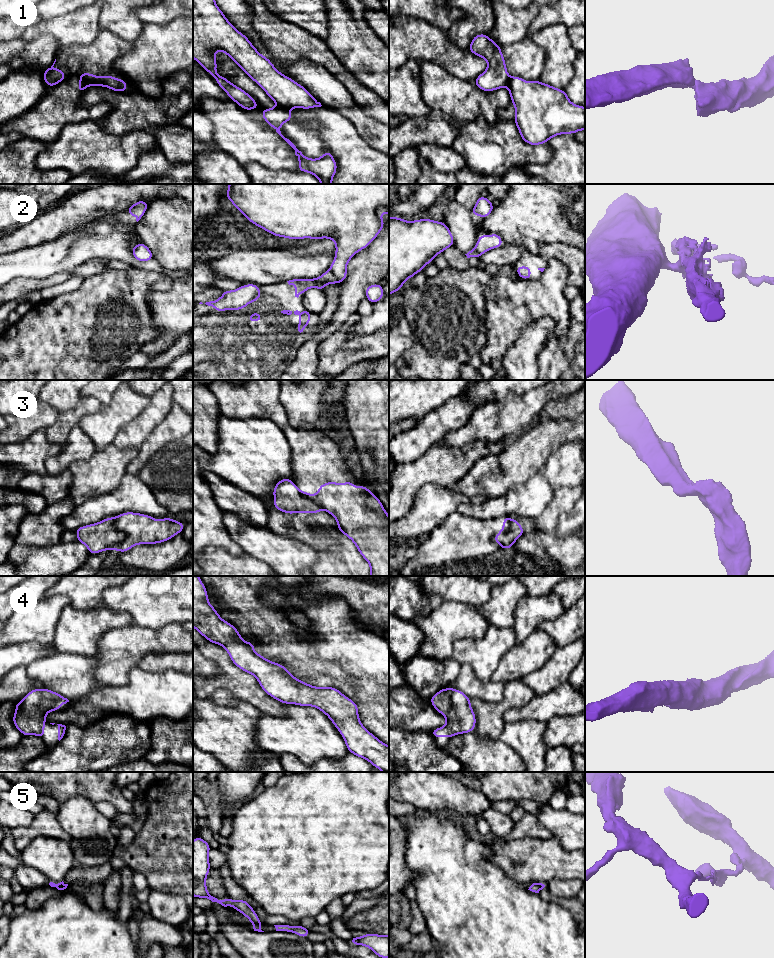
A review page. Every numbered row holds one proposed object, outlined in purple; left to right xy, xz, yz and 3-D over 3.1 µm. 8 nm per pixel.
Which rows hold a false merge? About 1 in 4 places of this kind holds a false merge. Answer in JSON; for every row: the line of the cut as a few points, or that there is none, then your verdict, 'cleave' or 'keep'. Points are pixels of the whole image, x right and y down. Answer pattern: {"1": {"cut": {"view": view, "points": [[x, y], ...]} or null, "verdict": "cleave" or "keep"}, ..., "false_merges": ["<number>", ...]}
{"1": {"cut": {"view": "xz", "points": [[277, 105], [287, 109]]}, "verdict": "cleave"}, "2": {"cut": {"view": "xz", "points": [[329, 269], [338, 282]]}, "verdict": "cleave"}, "3": {"cut": {"view": "xy", "points": [[114, 518], [114, 525], [125, 534], [124, 540], [116, 549]]}, "verdict": "cleave"}, "4": {"cut": null, "verdict": "keep"}, "5": {"cut": {"view": "xz", "points": [[260, 922], [252, 923]]}, "verdict": "cleave"}, "false_merges": ["1", "2", "3", "5"]}

